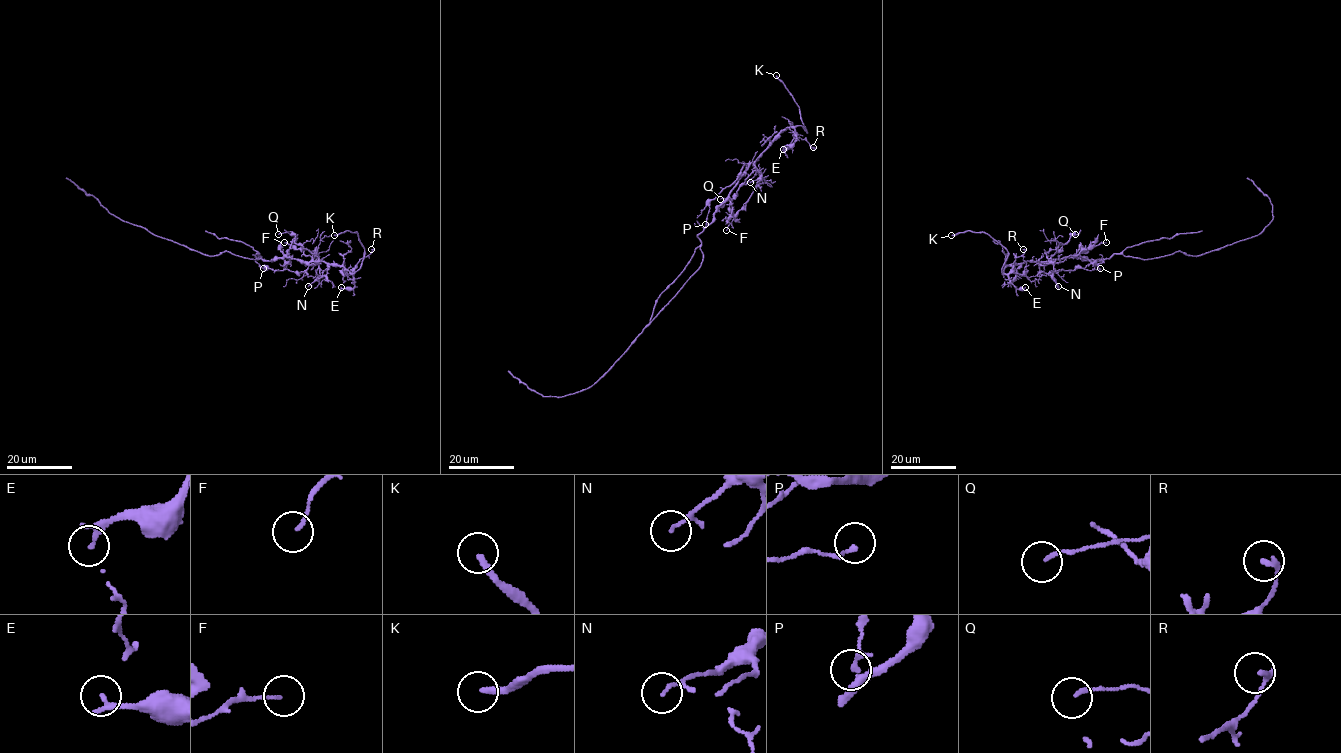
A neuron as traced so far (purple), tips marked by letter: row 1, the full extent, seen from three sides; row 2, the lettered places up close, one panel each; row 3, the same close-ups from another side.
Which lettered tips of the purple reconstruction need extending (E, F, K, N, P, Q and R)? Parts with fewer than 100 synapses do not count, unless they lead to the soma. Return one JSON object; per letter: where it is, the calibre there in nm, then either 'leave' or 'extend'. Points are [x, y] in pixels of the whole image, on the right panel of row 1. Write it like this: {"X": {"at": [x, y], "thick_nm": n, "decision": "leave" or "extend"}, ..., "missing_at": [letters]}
{"E": {"at": [1025, 287], "thick_nm": 100, "decision": "leave"}, "F": {"at": [1106, 242], "thick_nm": 110, "decision": "leave"}, "K": {"at": [951, 235], "thick_nm": 220, "decision": "extend"}, "N": {"at": [1058, 286], "thick_nm": 70, "decision": "leave"}, "P": {"at": [1100, 268], "thick_nm": 200, "decision": "leave"}, "Q": {"at": [1075, 234], "thick_nm": 130, "decision": "leave"}, "R": {"at": [1023, 249], "thick_nm": 190, "decision": "leave"}, "missing_at": ["K"]}

